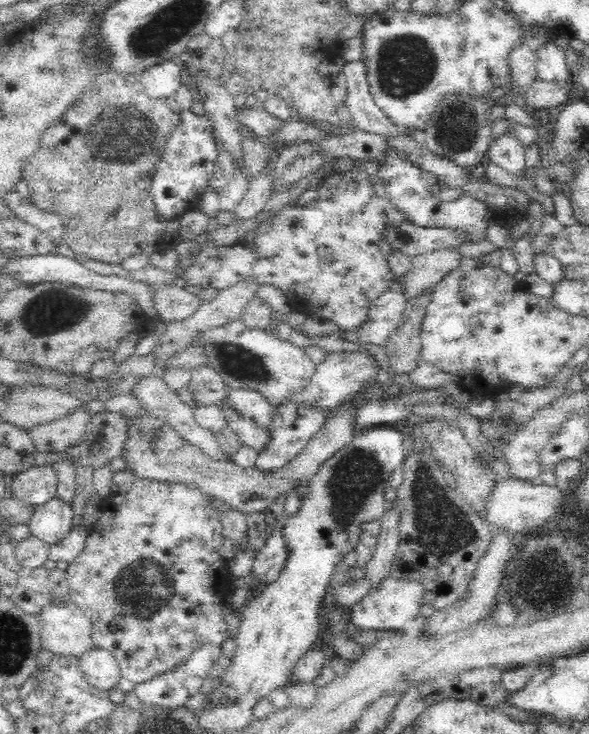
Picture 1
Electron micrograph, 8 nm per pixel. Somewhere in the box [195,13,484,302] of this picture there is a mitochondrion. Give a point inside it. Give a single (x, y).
(406, 63)

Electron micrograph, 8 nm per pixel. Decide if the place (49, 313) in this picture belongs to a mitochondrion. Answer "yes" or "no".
yes

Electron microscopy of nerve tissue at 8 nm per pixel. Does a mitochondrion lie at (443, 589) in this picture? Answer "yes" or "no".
no

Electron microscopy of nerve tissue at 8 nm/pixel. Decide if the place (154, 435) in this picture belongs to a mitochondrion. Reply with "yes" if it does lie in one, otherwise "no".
yes

